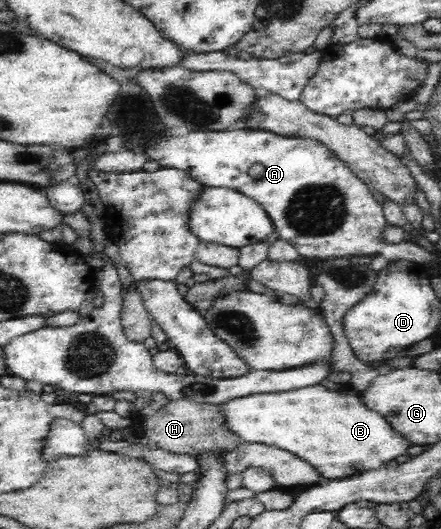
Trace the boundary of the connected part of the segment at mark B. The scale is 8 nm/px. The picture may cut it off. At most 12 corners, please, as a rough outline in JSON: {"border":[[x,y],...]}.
{"border":[[323,385],[228,399],[242,442],[327,480],[411,447],[359,395]]}

